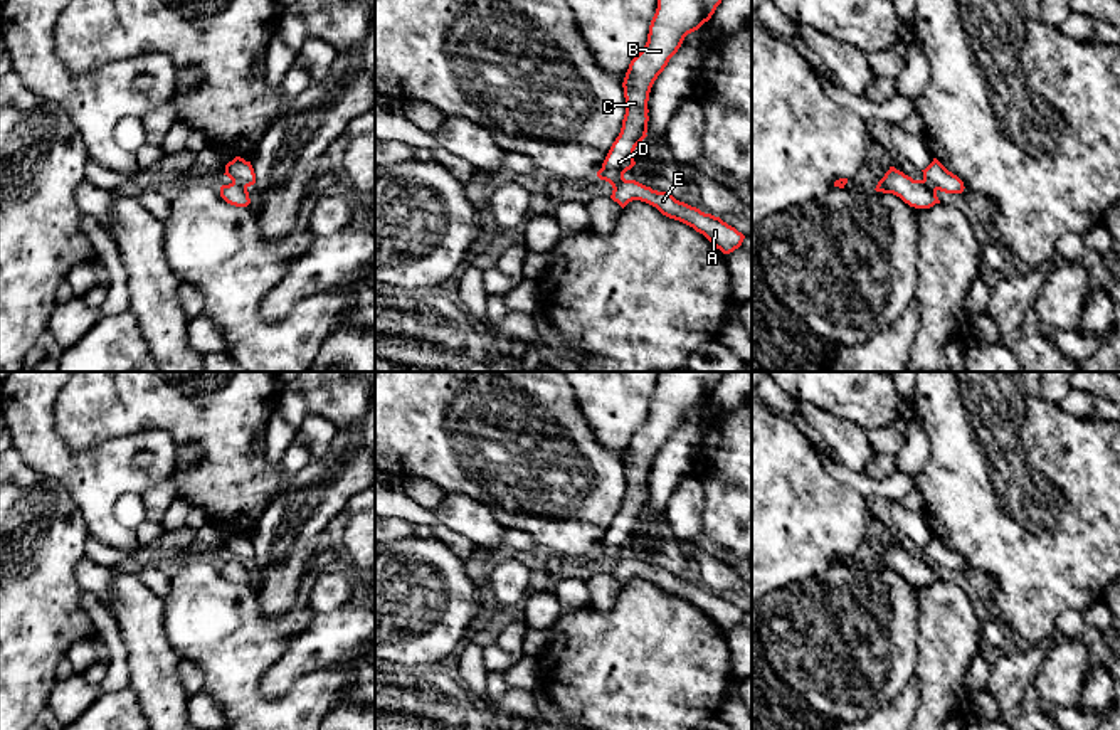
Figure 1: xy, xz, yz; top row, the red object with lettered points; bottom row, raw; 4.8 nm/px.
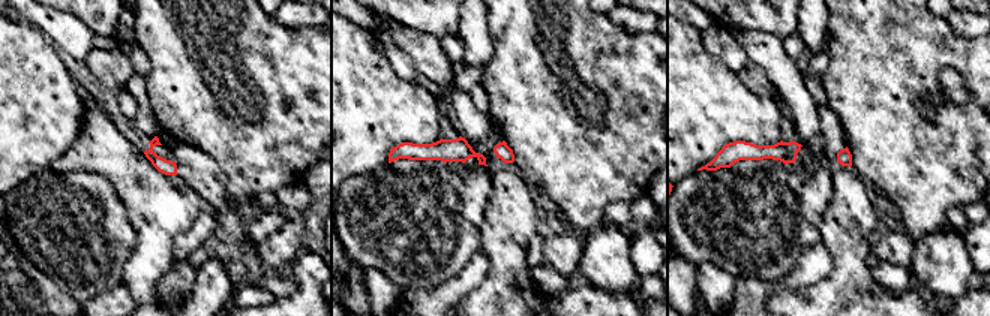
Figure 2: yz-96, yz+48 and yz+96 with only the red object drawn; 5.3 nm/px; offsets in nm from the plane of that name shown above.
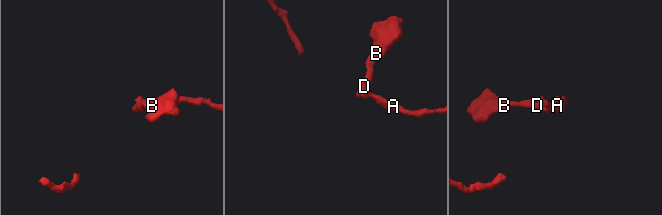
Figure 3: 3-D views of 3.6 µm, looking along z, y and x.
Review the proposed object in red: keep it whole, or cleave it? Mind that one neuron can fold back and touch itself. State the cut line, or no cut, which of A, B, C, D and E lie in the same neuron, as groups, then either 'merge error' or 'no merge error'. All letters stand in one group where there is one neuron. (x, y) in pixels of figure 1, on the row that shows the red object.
cut xy (232, 180), (246, 187); groups A E / B C D; merge error

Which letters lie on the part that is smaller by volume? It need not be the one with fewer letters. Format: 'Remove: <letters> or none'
Remove: B, C, D

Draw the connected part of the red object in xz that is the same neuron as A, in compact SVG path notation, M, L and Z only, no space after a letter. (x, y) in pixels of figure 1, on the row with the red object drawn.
M621 177L612 188L610 198L622 209L632 200L646 202L656 207L663 215L679 220L703 234L723 254L738 249L745 239L742 232L723 222L720 217L705 214L696 207L676 200L666 192L652 190L636 180L626 180Z

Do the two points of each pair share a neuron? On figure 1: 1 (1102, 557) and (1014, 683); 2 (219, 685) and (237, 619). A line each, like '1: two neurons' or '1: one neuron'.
1: two neurons
2: one neuron

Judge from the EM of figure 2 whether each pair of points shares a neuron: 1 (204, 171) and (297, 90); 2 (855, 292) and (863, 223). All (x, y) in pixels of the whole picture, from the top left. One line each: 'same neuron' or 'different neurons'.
1: different neurons
2: same neuron

